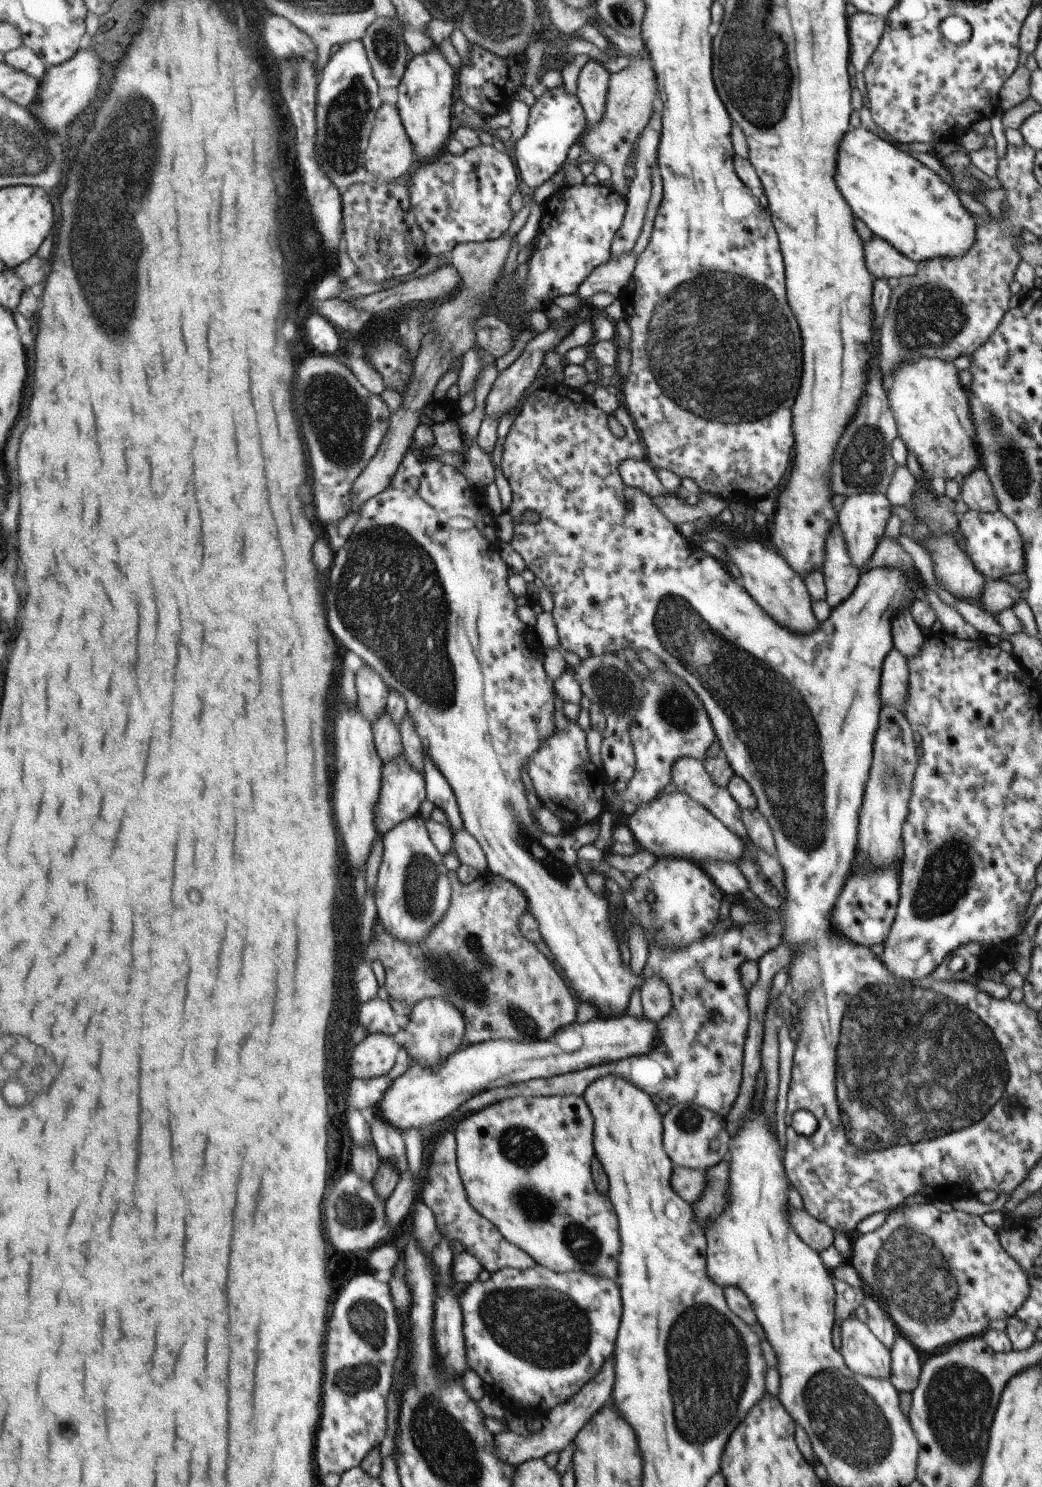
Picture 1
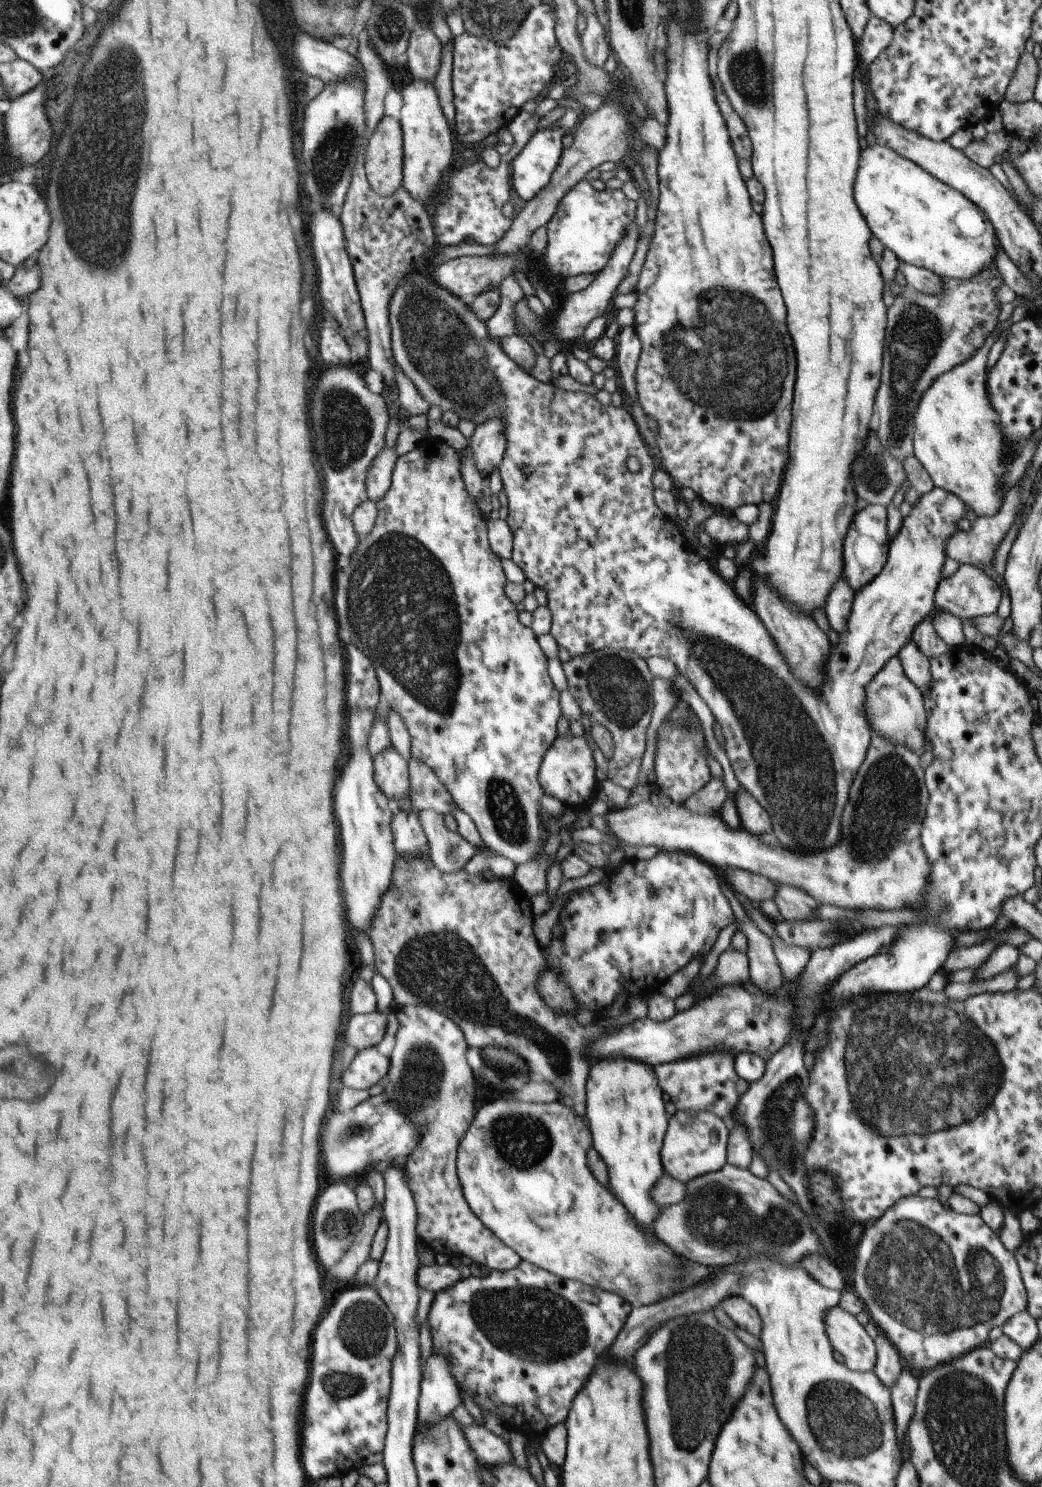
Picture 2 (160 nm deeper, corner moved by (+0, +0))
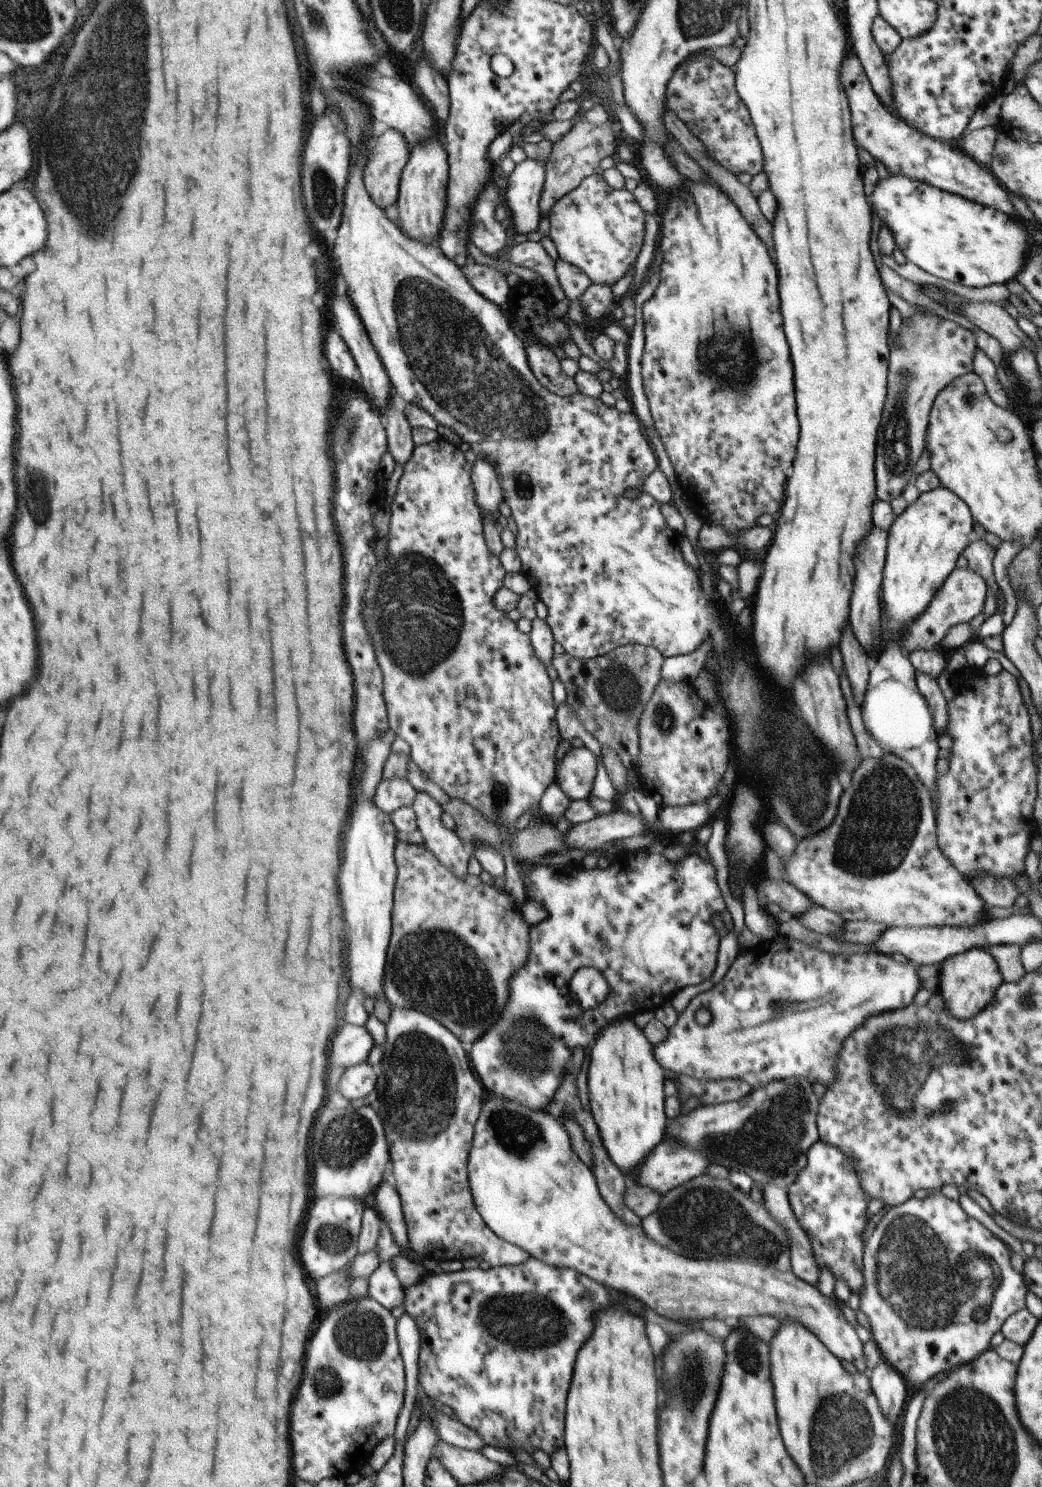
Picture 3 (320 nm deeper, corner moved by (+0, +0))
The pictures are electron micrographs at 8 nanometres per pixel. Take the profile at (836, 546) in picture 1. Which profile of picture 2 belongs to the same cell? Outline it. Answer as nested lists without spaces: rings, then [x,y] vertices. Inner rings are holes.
[[[841,576],[841,580],[833,586],[833,590],[829,592],[829,596],[825,600],[825,616],[831,624],[831,628],[839,634],[843,632],[843,628],[847,624],[847,616],[849,616],[849,610],[851,610],[854,599],[854,592],[849,590],[849,585],[845,582]]]

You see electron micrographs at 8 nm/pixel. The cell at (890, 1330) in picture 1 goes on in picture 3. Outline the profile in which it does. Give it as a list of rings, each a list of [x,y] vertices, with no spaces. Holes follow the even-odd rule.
[[[880,1356],[877,1365],[866,1375],[879,1410],[887,1422],[896,1429],[906,1404],[905,1381],[883,1356]]]

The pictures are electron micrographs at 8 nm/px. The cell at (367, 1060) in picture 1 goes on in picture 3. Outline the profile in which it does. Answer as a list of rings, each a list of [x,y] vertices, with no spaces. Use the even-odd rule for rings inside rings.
[[[367,1061],[349,1067],[341,1078],[339,1092],[349,1100],[365,1098],[378,1088],[379,1073],[379,1068],[371,1066]]]

